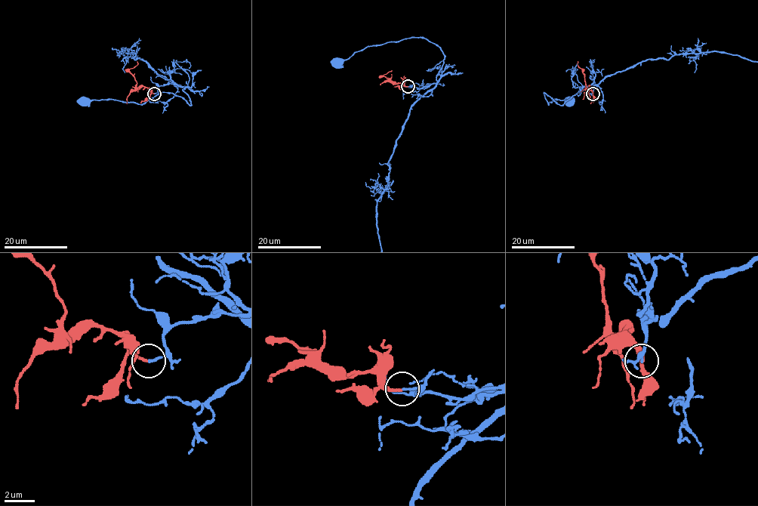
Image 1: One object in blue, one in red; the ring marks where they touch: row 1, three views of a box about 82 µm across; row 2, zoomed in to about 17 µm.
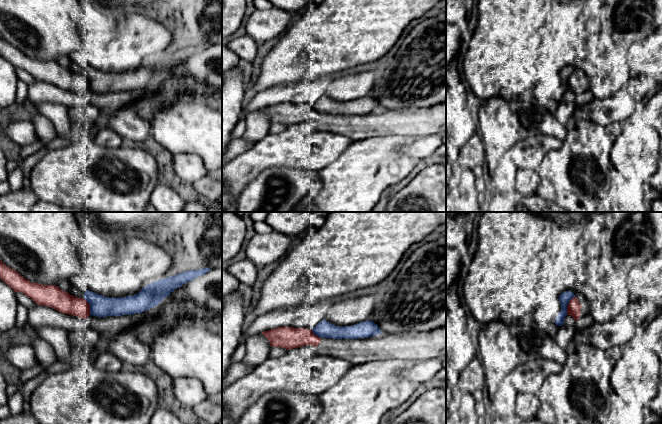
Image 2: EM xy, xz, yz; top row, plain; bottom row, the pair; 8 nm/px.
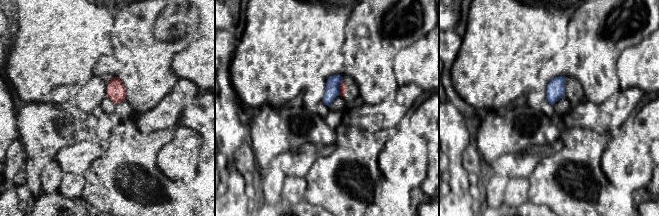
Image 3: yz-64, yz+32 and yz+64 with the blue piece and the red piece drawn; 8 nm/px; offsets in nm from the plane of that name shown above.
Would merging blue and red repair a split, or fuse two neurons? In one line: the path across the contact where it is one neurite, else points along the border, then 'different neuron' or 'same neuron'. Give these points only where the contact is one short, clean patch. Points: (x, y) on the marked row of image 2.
different neuron

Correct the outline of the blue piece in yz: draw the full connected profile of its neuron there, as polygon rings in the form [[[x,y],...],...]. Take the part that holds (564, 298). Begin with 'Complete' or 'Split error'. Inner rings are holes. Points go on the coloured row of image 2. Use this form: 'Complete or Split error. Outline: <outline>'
Complete. Outline: [[[565,291],[559,295],[559,301],[561,303],[561,311],[556,317],[554,323],[557,326],[561,326],[564,323],[565,316],[567,315],[567,306],[569,301],[574,298],[574,293],[571,291]]]

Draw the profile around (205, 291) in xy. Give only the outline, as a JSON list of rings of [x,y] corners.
[[[222,268],[212,269],[183,284],[163,301],[171,299],[187,299],[199,307],[222,314]]]

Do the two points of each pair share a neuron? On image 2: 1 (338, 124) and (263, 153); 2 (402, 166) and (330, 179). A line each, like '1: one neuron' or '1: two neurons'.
1: two neurons
2: one neuron

